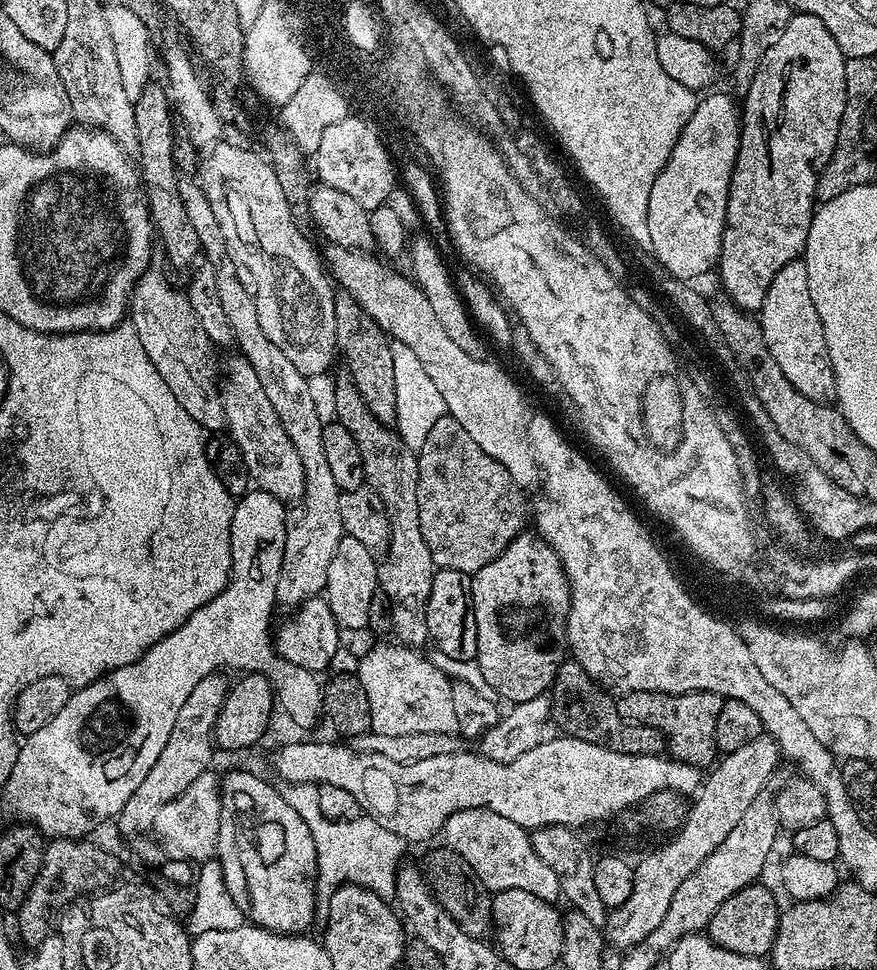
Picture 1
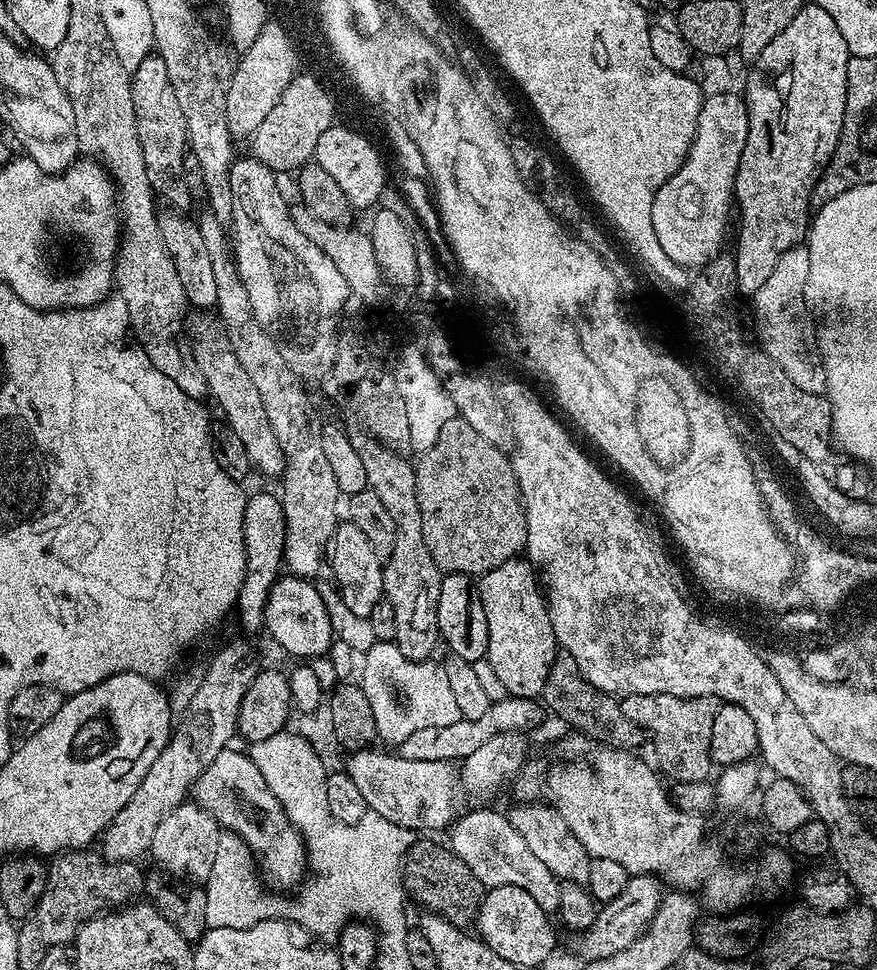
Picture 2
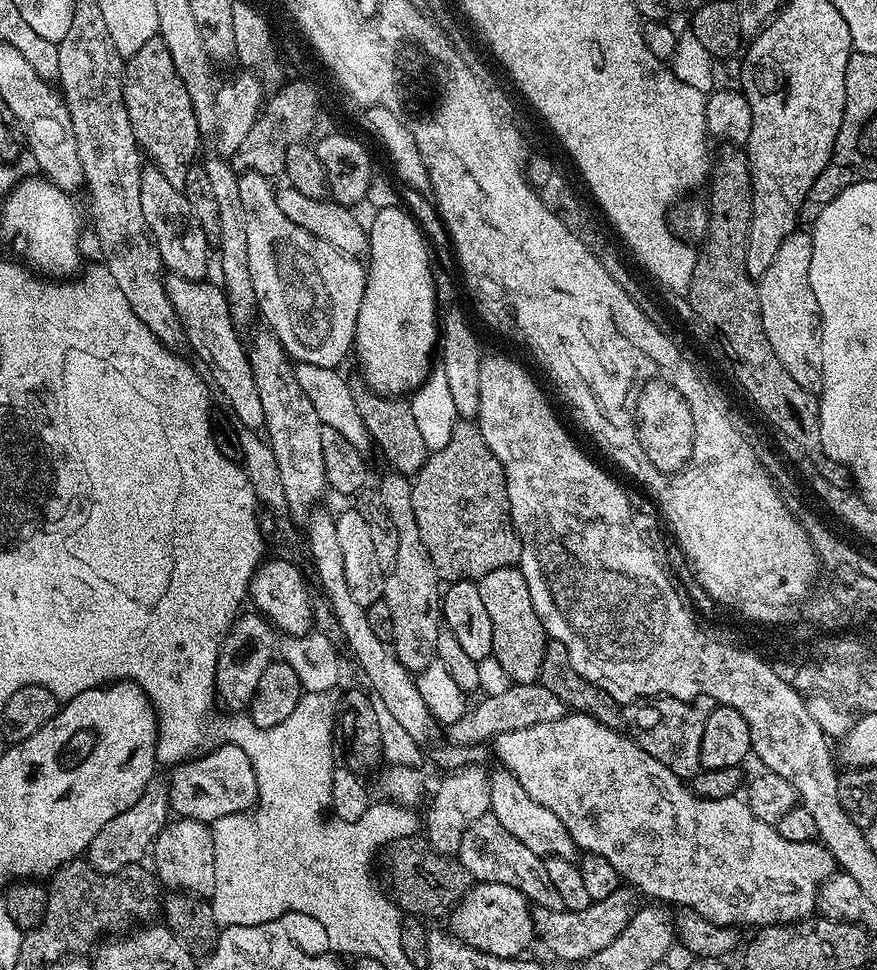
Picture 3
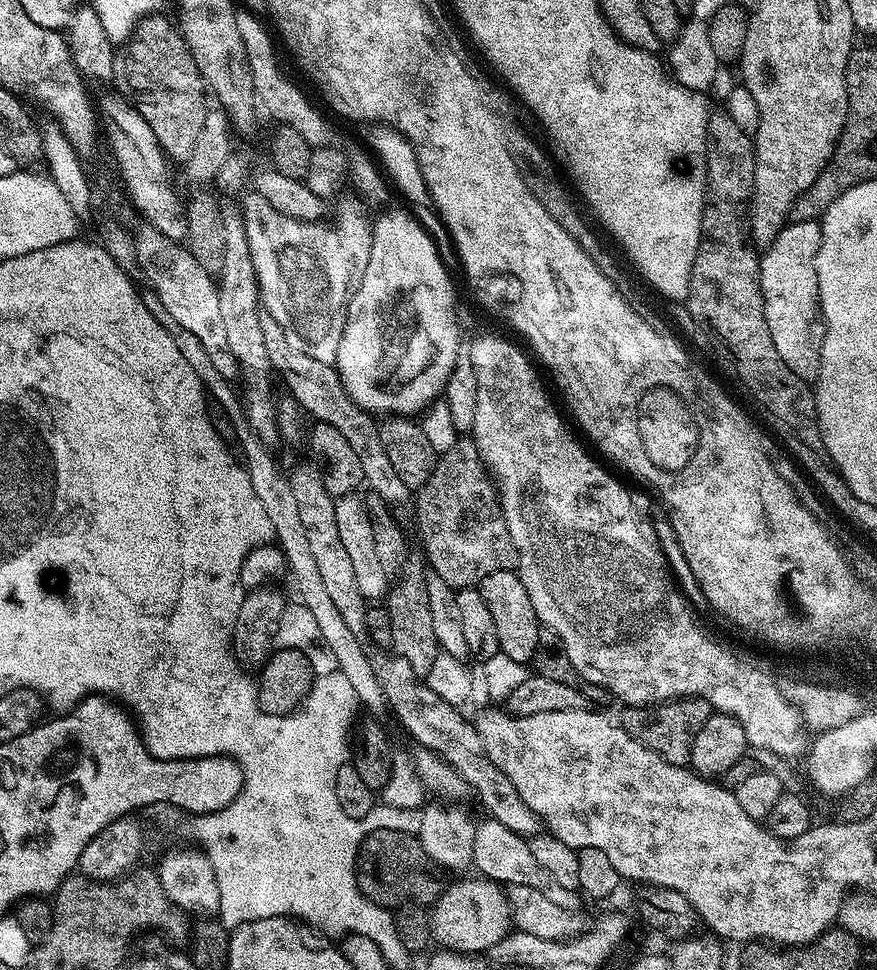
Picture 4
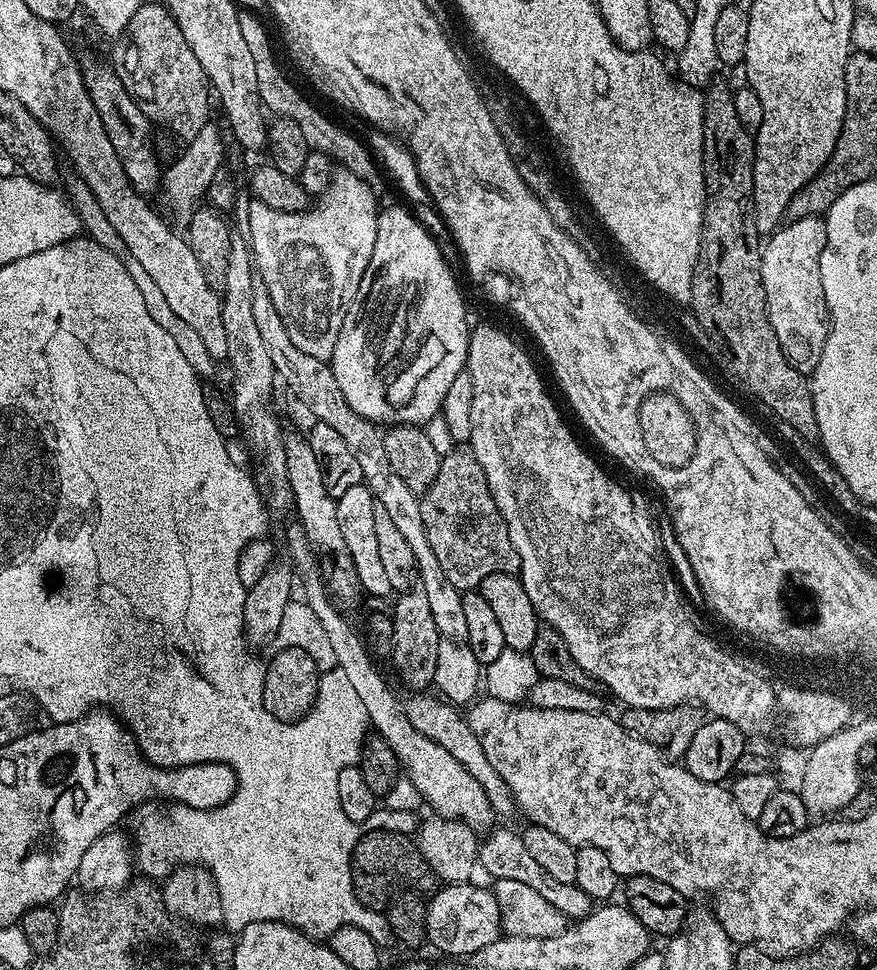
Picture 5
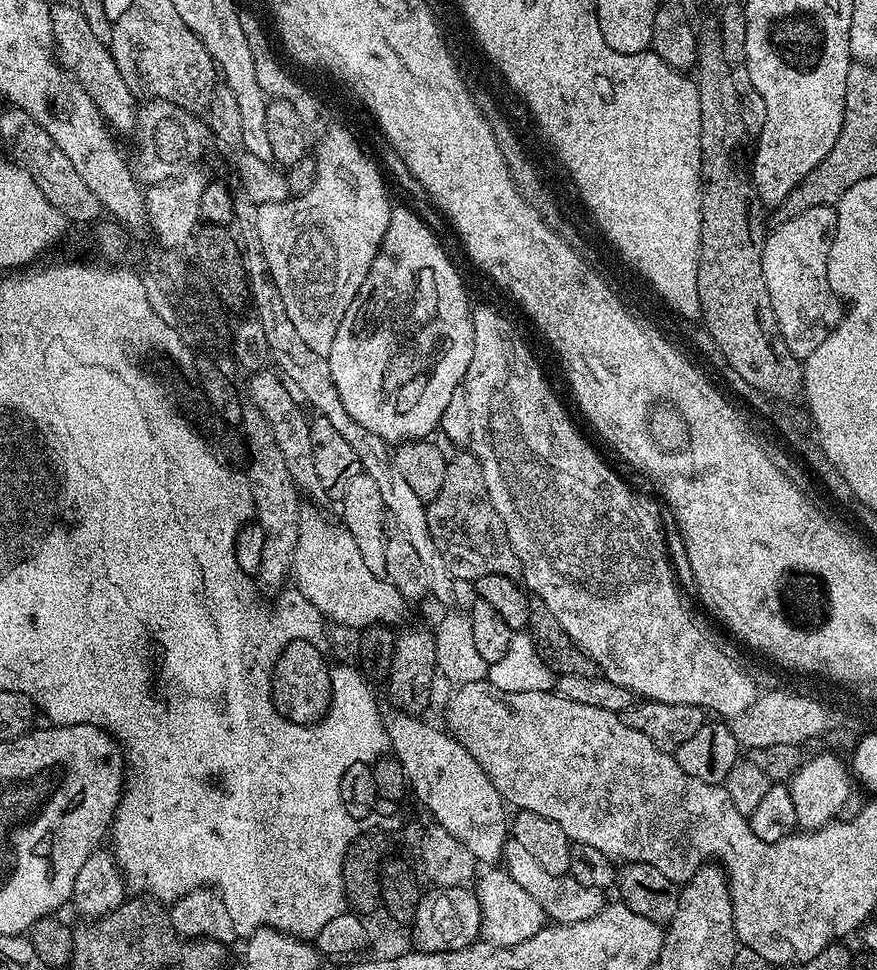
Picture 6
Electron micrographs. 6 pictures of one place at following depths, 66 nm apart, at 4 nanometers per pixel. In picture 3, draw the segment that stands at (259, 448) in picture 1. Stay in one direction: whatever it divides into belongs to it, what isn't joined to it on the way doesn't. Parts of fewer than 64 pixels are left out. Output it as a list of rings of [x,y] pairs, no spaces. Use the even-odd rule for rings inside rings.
[[[175,274],[164,281],[170,302],[184,327],[184,339],[187,345],[196,351],[196,356],[208,367],[212,375],[211,383],[228,399],[232,412],[241,420],[245,429],[260,430],[264,426],[262,398],[258,398],[258,386],[254,383],[254,370],[250,370],[248,349],[245,341],[240,341],[238,325],[232,320],[228,309],[228,298],[223,287],[216,288],[209,282],[187,280]]]

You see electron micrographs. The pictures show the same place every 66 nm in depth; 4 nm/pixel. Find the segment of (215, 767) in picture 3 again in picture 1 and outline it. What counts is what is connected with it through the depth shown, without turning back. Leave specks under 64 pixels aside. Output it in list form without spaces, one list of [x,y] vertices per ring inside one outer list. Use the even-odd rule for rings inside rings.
[[[228,772],[223,773],[220,781],[220,842],[218,845],[218,867],[224,874],[226,890],[232,896],[232,901],[237,909],[248,908],[247,919],[257,928],[265,928],[271,932],[281,934],[304,934],[309,931],[312,919],[316,916],[316,900],[318,893],[316,890],[316,840],[310,834],[310,826],[302,822],[302,814],[290,806],[287,795],[280,792],[272,784],[267,784],[260,776],[255,776],[252,772]]]

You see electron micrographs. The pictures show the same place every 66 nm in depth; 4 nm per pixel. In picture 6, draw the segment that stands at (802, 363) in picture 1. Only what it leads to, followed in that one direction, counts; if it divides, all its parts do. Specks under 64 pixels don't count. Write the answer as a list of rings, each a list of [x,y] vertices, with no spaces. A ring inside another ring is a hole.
[[[831,204],[810,206],[810,210],[802,210],[794,218],[777,223],[777,228],[767,233],[764,237],[762,250],[762,278],[766,278],[766,290],[770,290],[770,306],[774,306],[774,318],[778,322],[778,330],[790,346],[790,354],[800,361],[806,361],[822,342],[832,333],[832,329],[842,319],[841,297],[832,291],[828,281],[828,259],[830,246],[834,242],[834,234],[838,226],[835,207]]]

